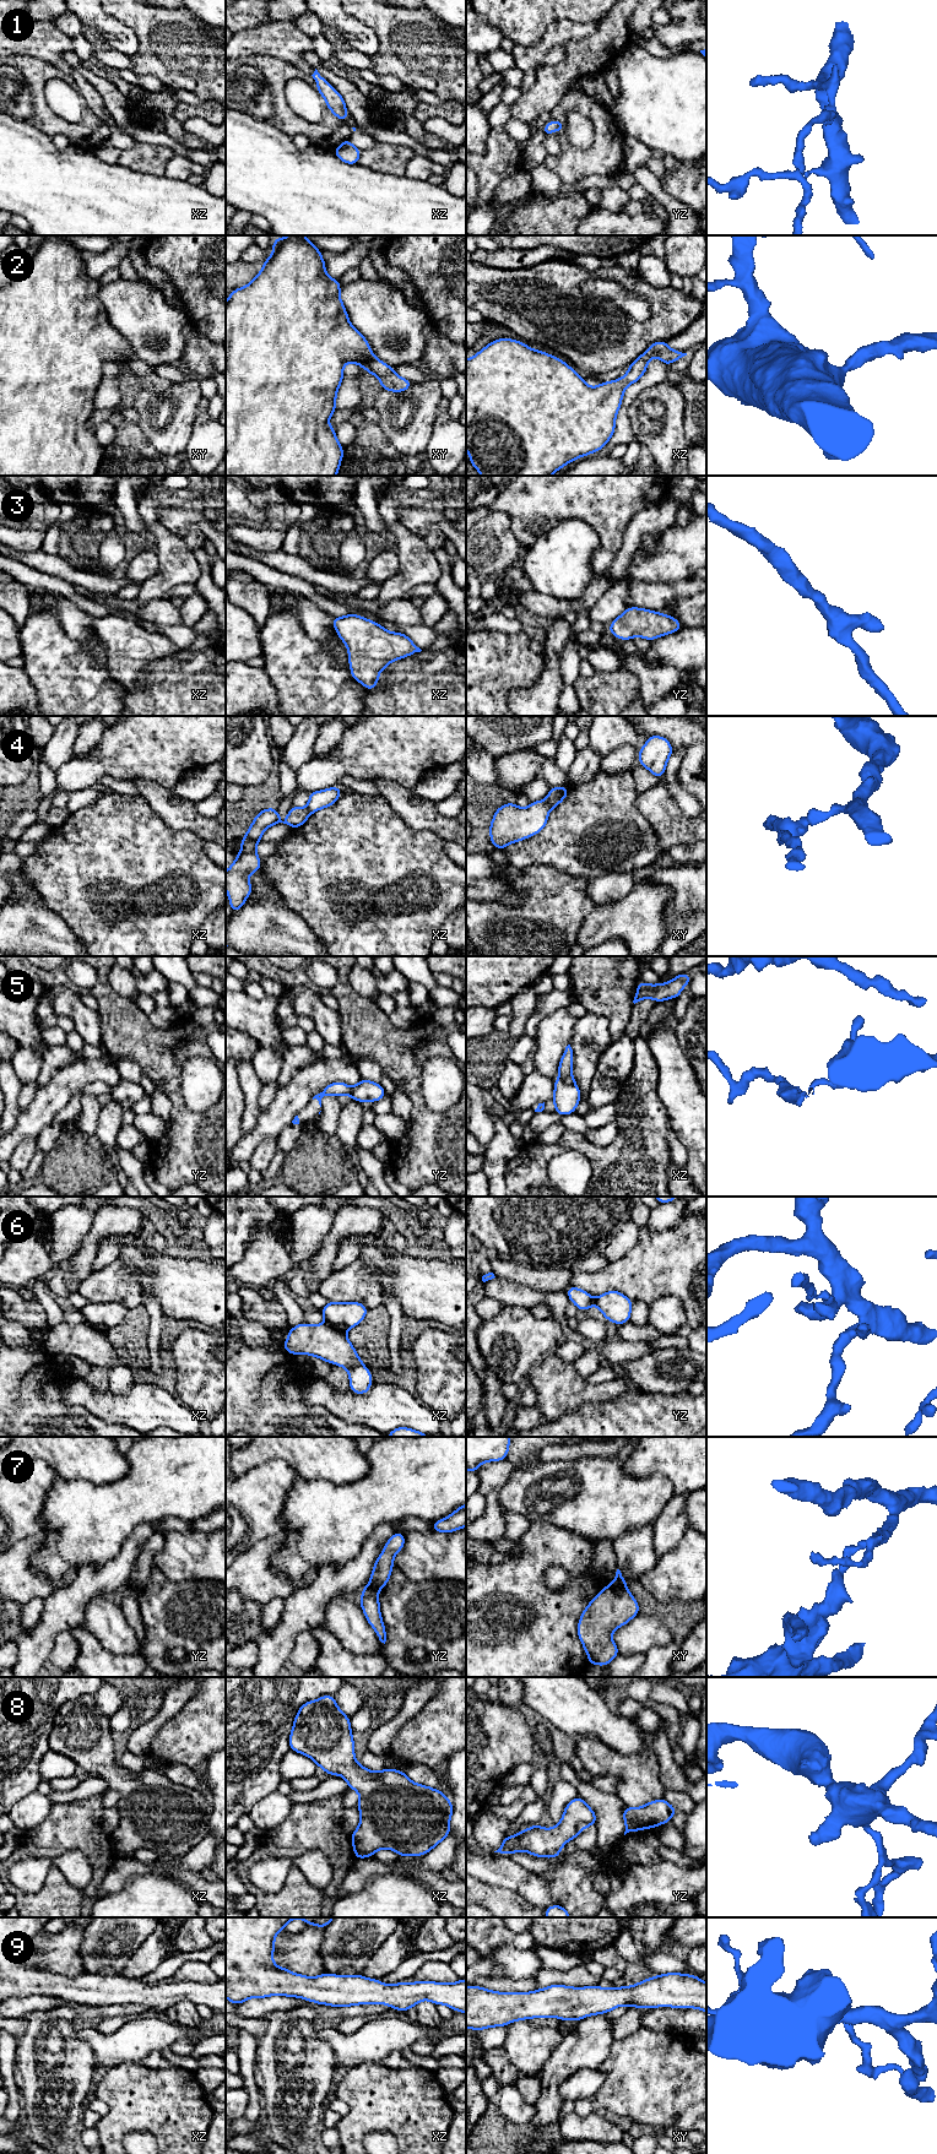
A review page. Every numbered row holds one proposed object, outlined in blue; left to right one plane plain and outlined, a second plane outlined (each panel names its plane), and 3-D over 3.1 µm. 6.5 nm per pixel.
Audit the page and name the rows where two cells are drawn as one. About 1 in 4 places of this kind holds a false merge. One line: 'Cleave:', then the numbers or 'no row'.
Cleave: 4, 5, 6, 7

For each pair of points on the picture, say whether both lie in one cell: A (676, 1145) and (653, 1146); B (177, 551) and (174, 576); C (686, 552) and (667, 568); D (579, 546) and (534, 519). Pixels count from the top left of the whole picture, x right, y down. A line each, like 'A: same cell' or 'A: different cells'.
A: different cells
B: same cell
C: same cell
D: different cells

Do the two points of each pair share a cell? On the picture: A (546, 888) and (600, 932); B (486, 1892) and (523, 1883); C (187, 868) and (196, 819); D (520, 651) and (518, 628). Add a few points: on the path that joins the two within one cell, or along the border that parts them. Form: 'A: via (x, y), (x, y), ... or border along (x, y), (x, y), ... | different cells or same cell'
A: border along (596, 905), (581, 924), (574, 943) | different cells
B: border along (478, 1878), (489, 1884), (510, 1889), (527, 1903) | different cells
C: border along (166, 825), (173, 829), (193, 831), (206, 841) | different cells
D: border along (489, 629), (505, 633), (523, 633) | different cells

